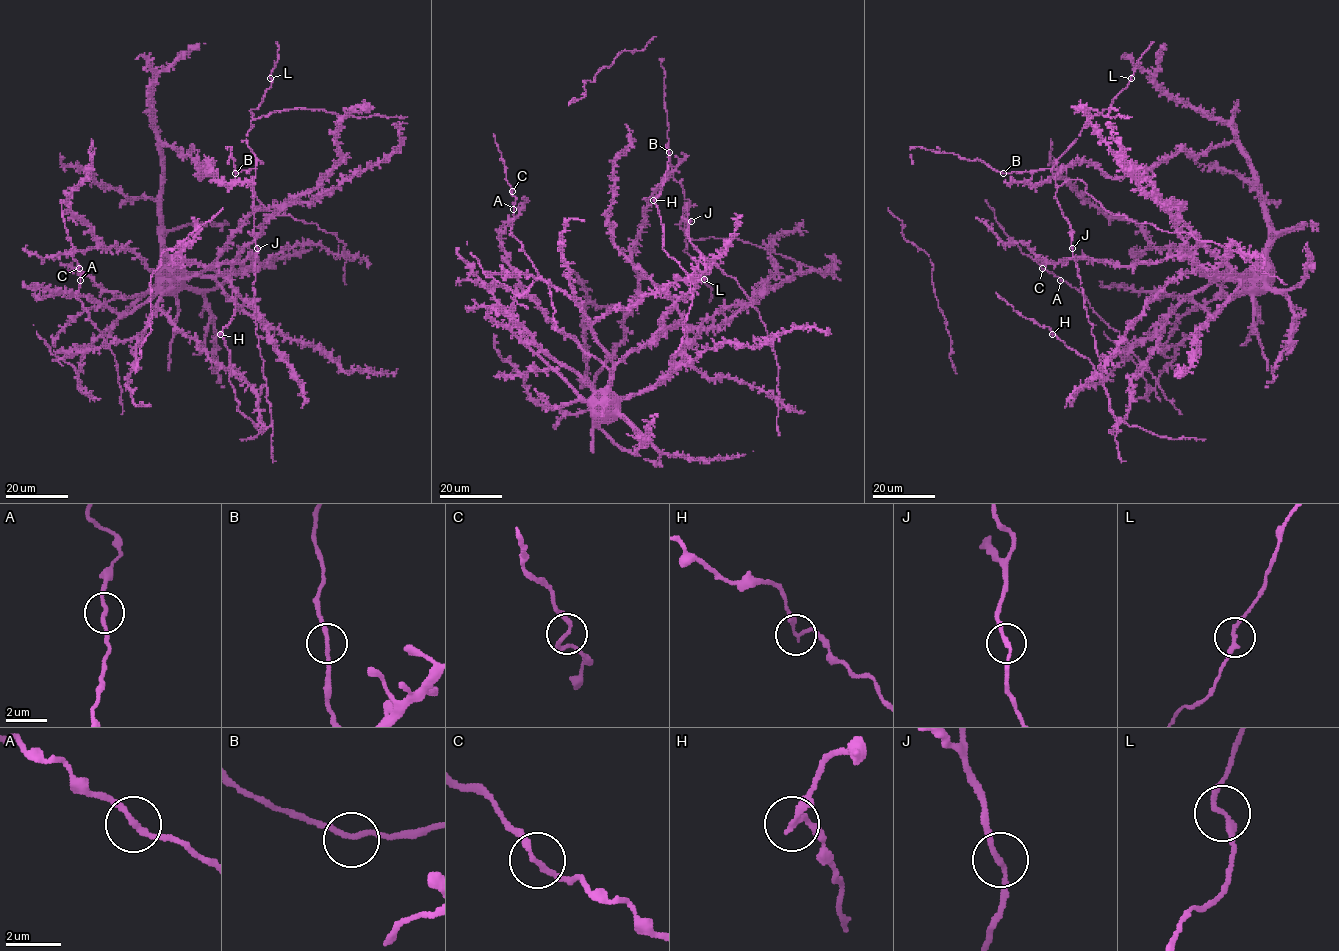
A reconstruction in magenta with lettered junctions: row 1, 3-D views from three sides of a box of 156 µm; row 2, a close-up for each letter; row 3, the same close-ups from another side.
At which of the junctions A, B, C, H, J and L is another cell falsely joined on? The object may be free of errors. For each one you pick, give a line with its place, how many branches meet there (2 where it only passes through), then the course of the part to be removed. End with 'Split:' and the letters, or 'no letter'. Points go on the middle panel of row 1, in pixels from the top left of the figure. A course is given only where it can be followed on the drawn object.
Split: no letter

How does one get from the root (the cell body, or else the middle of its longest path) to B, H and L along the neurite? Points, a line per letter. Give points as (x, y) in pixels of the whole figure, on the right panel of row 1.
B: (1245, 283), (1214, 270), (1237, 245), (1250, 261), (1114, 215), (1051, 168), (1003, 173)
H: (1245, 283), (1211, 281), (1172, 311), (1131, 381), (1125, 422), (1108, 408), (1094, 365), (1052, 335)
L: (1245, 283), (1214, 270), (1237, 245), (1250, 261), (1114, 215), (1080, 179), (1056, 184), (1055, 162), (1131, 78)

